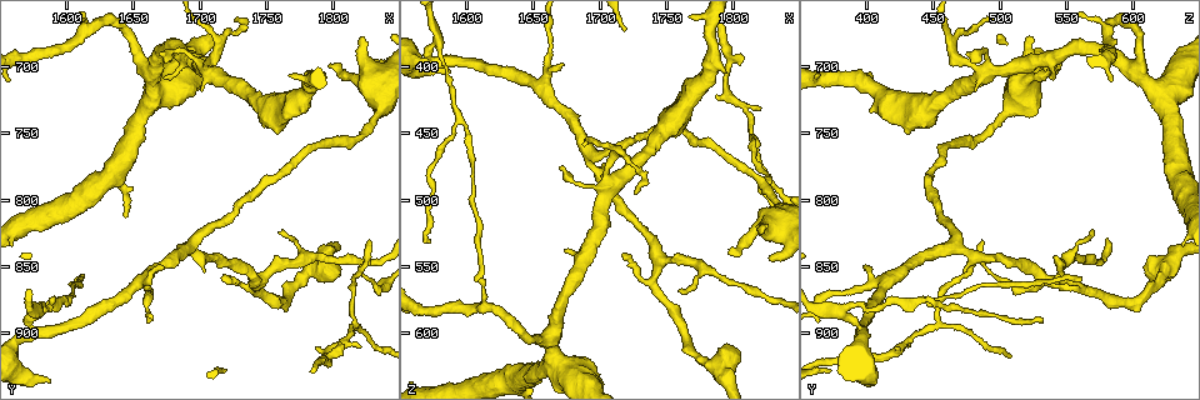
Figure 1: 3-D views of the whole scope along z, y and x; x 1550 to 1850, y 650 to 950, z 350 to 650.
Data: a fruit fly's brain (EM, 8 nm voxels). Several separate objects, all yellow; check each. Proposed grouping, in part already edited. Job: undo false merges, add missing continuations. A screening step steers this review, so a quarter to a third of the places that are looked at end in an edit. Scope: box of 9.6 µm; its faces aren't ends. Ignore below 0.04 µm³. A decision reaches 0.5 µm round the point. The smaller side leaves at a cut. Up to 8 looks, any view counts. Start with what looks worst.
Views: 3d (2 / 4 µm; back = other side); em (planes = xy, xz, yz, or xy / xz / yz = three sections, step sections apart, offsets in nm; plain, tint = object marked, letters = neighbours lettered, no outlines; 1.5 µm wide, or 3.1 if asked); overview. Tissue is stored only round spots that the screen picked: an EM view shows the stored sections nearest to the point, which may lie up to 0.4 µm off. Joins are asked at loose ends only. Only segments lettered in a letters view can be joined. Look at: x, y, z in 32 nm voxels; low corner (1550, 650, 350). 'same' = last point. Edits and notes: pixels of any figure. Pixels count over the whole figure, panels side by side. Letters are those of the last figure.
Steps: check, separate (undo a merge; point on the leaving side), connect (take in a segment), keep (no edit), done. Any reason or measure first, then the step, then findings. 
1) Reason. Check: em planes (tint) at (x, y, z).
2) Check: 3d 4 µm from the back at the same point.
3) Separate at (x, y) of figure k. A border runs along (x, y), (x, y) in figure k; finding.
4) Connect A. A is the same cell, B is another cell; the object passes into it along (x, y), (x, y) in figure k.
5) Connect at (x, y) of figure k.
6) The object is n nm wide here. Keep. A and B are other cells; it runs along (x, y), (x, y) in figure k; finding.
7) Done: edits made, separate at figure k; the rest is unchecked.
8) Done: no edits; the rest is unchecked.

Branch stops here. Check: em planes (letters) at (1672, 852, 398).

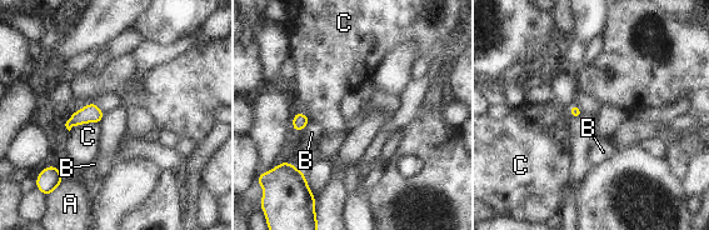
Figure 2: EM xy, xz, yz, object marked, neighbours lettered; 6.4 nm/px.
Keep. A, B and C are other cells; a border runs along (99, 121), (80, 123), (69, 130) in figure 2; none of them fits.

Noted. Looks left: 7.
Sharp bend. Check: em planes (tint) at (1786, 850, 626).

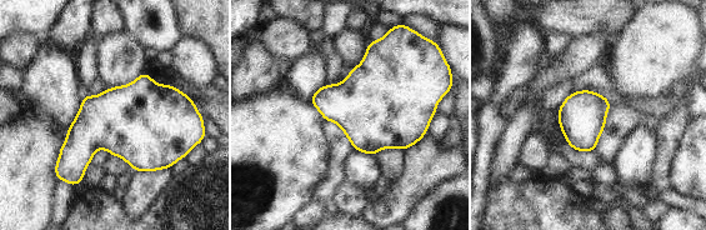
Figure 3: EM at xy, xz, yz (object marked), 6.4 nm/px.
What lies round it. Check: em planes (letters) at the same point.

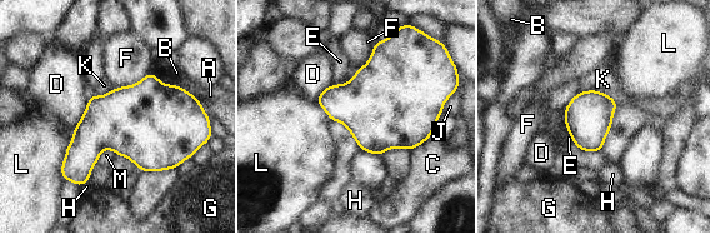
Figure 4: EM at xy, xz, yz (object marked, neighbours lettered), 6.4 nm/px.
The longest contact is with K, 360 nm. Keep. A, B, C, D, E, F, G, H, J, K, L and M are other cells; a border runs along (618, 103), (584, 90), (563, 110) in figure 4; all the same neuron.

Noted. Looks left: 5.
Branch stops here. Check: em planes (letters) at (1608, 860, 560).

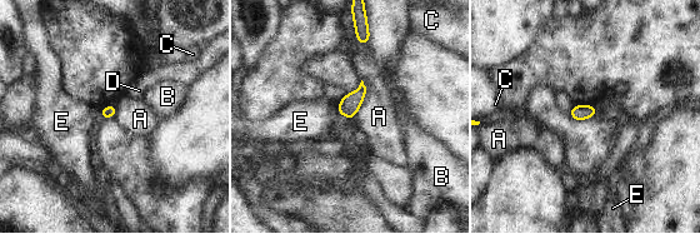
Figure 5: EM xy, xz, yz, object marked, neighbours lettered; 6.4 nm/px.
The longest contact is with A, 260 nm. Keep. A, B, C, D and E are other cells; a border runs along (361, 79), (365, 96), (354, 116) in figure 5; none of them fits.

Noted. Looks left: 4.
Done: no edits; the rest is unchecked.

